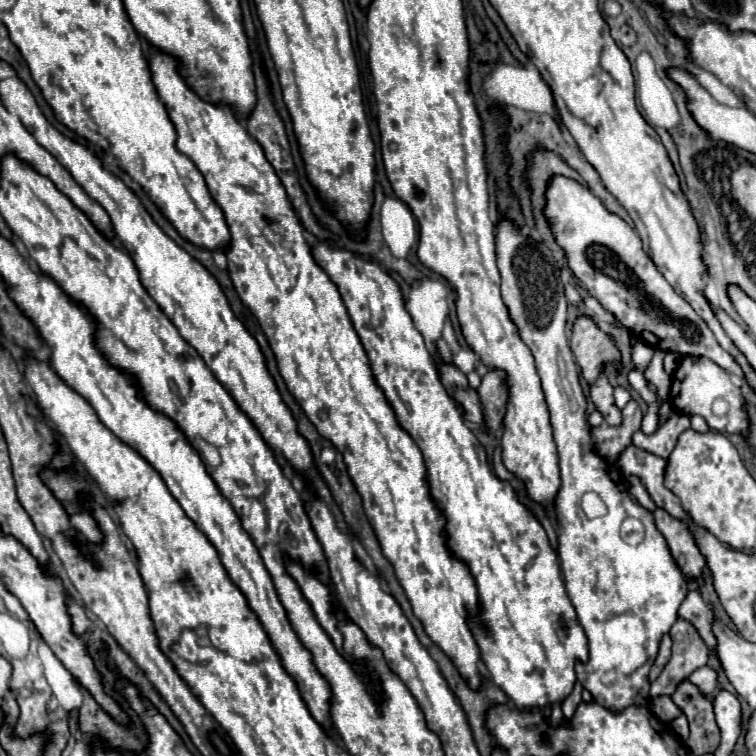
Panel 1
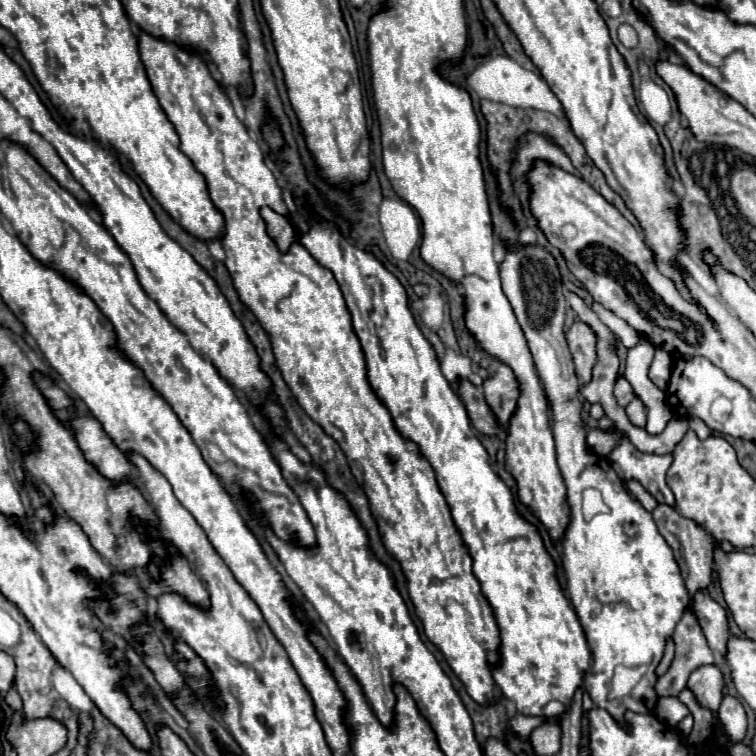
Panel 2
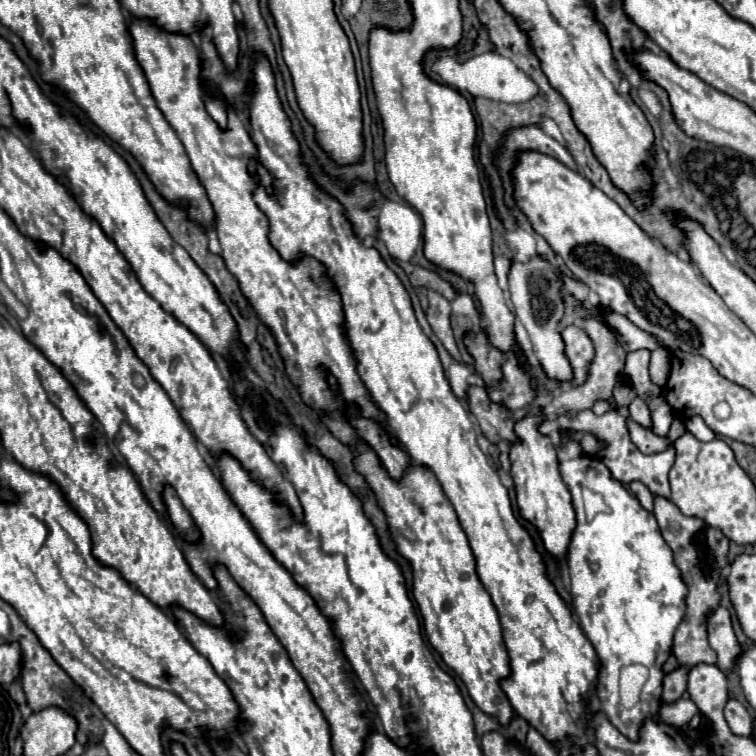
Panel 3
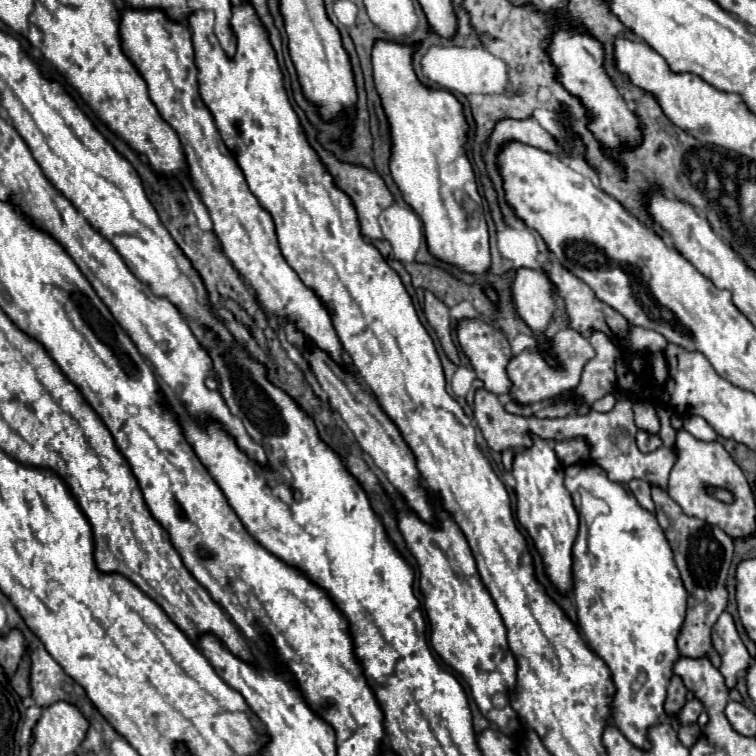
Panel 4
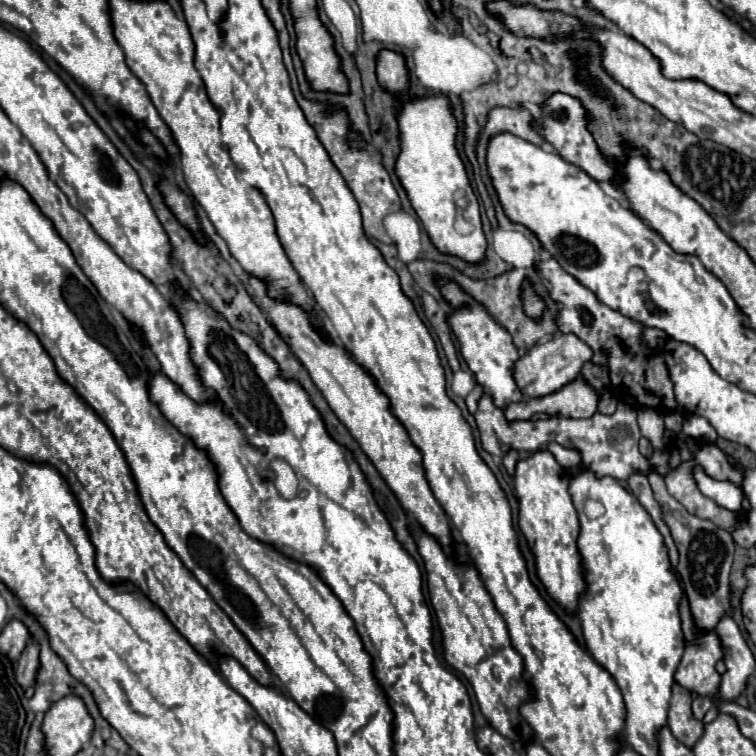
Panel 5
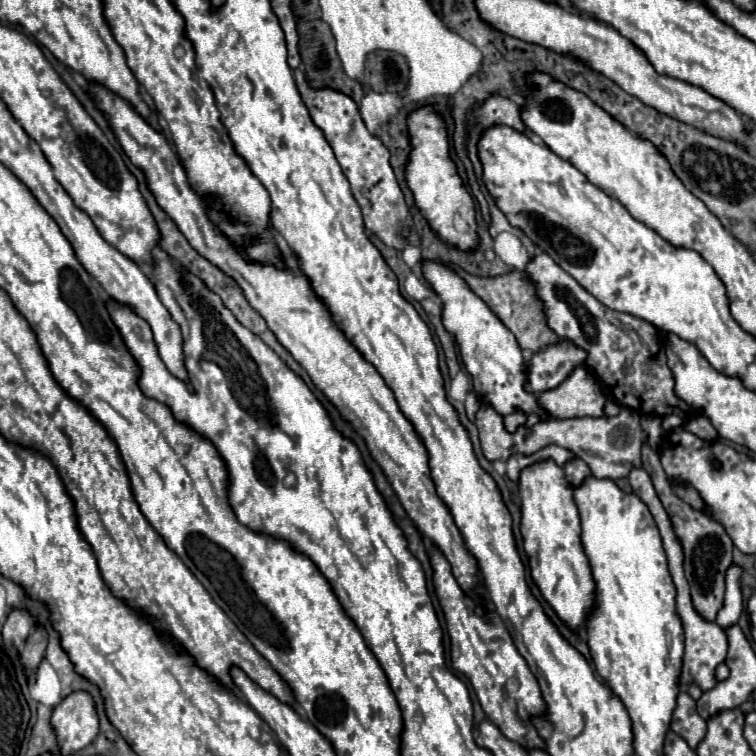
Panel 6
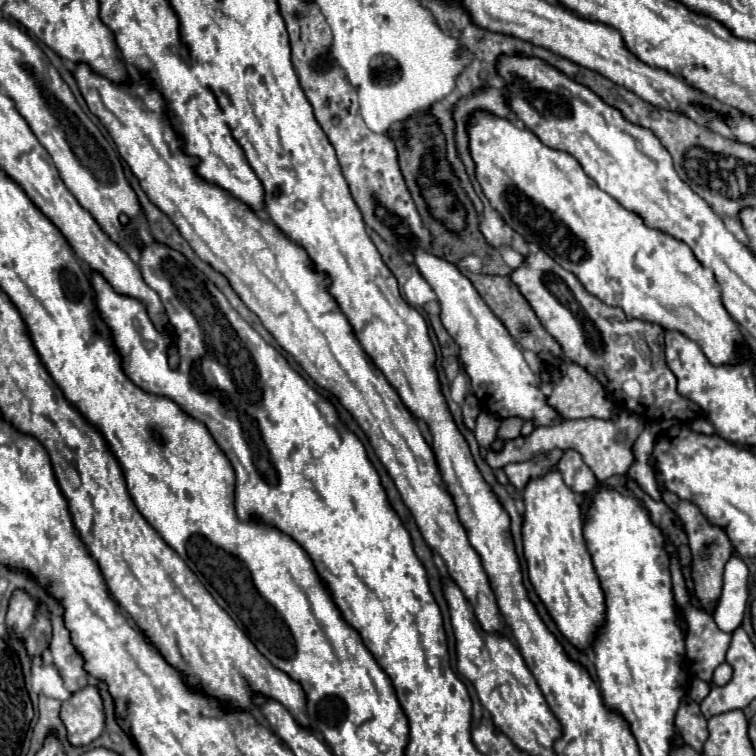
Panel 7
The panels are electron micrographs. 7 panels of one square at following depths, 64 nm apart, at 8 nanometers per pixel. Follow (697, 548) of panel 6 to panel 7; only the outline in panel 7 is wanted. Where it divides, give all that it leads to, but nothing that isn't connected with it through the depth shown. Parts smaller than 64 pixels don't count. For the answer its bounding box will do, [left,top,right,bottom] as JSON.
[662,490,732,614]

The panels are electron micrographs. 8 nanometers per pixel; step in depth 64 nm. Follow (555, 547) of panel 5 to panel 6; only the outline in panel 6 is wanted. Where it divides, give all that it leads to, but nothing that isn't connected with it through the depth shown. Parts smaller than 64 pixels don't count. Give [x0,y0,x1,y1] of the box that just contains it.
[518,460,594,630]

